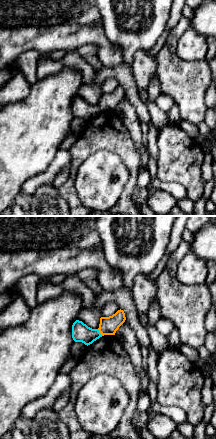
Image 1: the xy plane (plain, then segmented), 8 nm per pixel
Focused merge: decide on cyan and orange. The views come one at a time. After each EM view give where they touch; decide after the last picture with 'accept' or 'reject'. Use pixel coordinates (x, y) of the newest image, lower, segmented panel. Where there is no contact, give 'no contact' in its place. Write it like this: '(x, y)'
(99, 332)

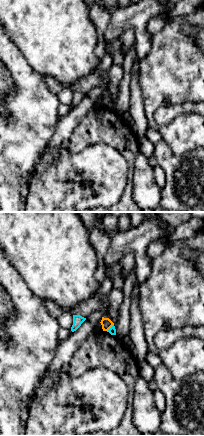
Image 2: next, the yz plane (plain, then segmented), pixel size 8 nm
(110, 328)

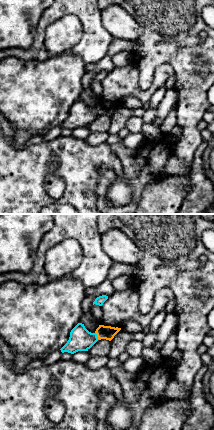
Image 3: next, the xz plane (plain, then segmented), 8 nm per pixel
(96, 336)

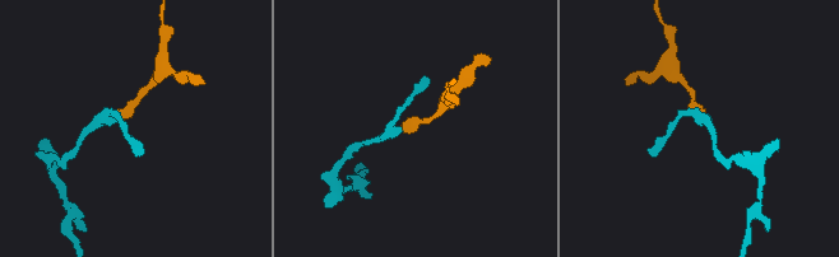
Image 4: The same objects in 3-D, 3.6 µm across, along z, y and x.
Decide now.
reject

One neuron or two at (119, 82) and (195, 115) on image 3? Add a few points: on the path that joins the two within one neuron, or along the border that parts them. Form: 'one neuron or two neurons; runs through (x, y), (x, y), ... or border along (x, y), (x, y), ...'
two neurons; border along (158, 66), (154, 72), (153, 81), (141, 88)

